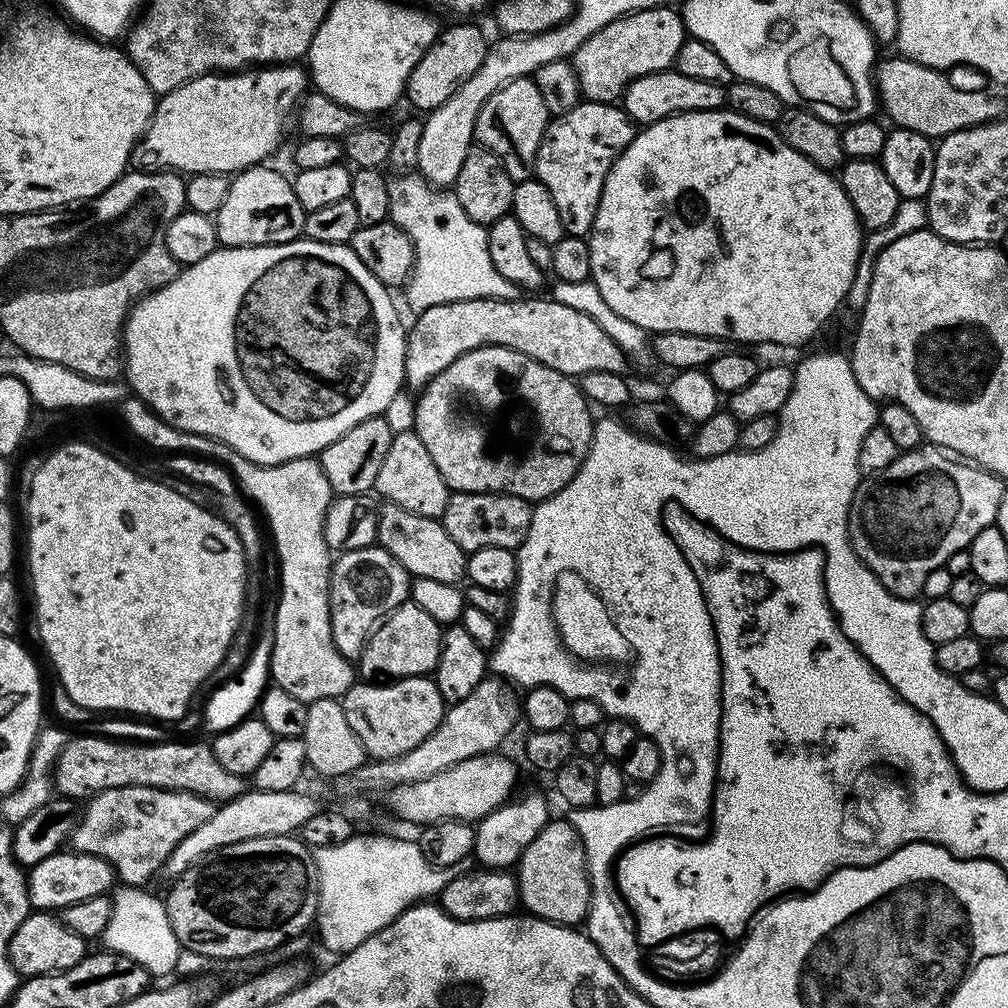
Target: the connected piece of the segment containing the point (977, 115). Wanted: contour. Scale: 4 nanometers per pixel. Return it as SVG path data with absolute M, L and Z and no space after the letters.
M893 54L889 60L881 59L874 69L879 107L895 127L914 130L929 138L943 138L970 126L989 124L1005 115L1002 97L959 88L948 76L951 75L939 68L922 66L899 54Z

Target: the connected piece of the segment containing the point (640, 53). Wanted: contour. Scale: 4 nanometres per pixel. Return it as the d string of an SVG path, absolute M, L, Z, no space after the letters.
M675 7L647 8L610 22L602 30L590 34L572 55L583 99L597 104L611 104L623 97L630 82L646 74L667 72L678 58L686 39L684 17Z

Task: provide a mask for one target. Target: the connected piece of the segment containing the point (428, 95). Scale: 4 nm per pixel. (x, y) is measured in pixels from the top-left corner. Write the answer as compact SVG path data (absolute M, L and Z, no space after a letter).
M452 24L445 27L437 36L435 42L428 47L426 54L418 58L418 66L410 70L408 81L404 87L404 96L414 107L417 113L427 114L433 112L470 74L478 74L478 66L482 66L482 58L486 58L490 47L490 40L484 37L484 32L476 24Z

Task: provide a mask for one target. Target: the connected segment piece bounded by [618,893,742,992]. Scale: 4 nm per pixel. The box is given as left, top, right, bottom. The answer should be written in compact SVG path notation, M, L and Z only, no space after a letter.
M622 893L618 894L618 902L624 924L628 924L628 932L632 932L632 944L636 944L636 957L640 959L640 968L644 968L657 982L666 982L666 986L680 988L680 992L696 992L696 988L708 988L708 984L716 984L732 964L740 957L742 950L741 936L728 936L720 924L692 924L692 928L680 928L680 932L672 932L672 936L664 936L664 940L656 940L656 944L644 944L640 940L640 916L636 916L636 904L628 900Z

